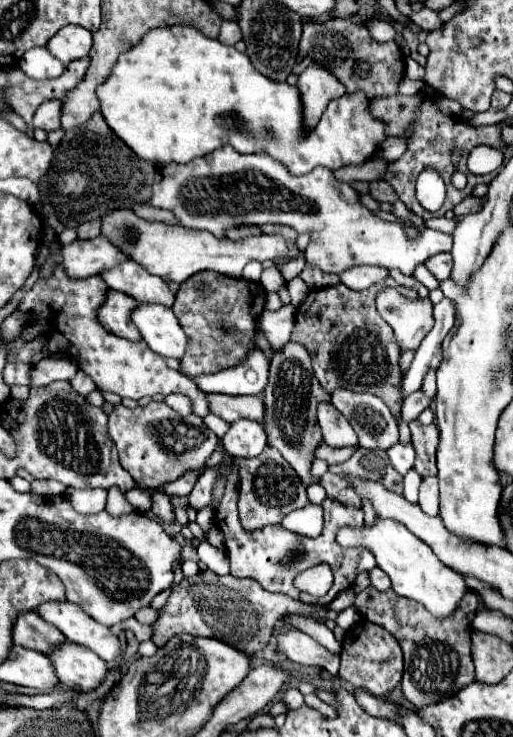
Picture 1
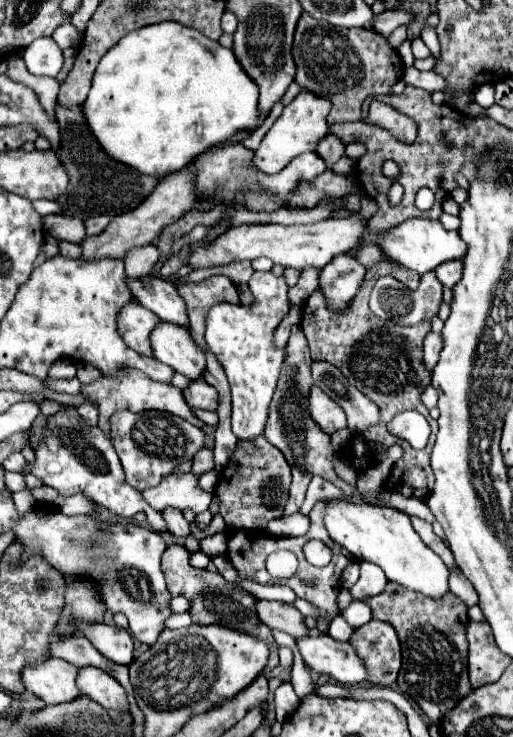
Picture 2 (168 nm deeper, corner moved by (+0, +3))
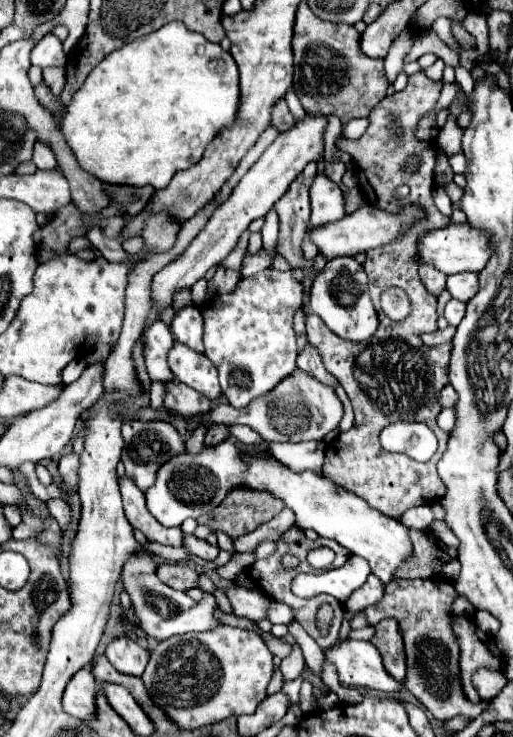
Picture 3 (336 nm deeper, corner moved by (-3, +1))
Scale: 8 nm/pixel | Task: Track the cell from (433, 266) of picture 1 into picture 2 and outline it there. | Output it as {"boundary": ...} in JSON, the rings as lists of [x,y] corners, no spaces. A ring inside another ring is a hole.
{"boundary":[[[448,260],[446,264],[440,264],[438,268],[434,268],[434,274],[438,276],[438,280],[452,288],[460,278],[462,278],[462,260]]]}

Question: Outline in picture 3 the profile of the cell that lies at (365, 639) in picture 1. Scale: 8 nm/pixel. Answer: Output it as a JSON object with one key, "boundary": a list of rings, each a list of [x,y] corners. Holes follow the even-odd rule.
{"boundary":[[[387,618],[381,620],[375,626],[375,636],[371,638],[371,642],[377,646],[377,650],[383,654],[383,662],[387,672],[403,682],[405,674],[407,674],[407,666],[405,666],[405,648],[403,648],[403,636],[399,630],[399,624],[395,618]]]}

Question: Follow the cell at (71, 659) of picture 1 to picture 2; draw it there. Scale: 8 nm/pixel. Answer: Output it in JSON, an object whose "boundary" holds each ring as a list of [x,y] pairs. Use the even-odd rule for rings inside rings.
{"boundary":[[[92,666],[78,668],[76,684],[82,696],[98,702],[100,706],[114,708],[114,710],[128,710],[124,688],[100,668],[92,668]]]}

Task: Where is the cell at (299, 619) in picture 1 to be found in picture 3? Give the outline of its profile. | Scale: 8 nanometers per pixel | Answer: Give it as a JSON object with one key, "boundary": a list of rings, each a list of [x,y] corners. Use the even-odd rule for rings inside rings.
{"boundary":[[[229,586],[225,590],[225,594],[231,602],[231,612],[235,616],[245,616],[245,618],[251,618],[255,622],[265,618],[267,602],[259,590],[247,590],[243,586]]]}

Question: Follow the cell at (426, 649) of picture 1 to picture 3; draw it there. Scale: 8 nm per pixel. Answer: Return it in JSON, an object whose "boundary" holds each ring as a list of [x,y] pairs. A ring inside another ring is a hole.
{"boundary":[[[393,580],[385,586],[381,602],[365,608],[365,616],[371,626],[377,618],[395,618],[399,622],[405,652],[407,652],[407,678],[405,688],[437,718],[451,720],[459,714],[477,718],[485,710],[485,702],[473,704],[461,692],[459,680],[459,648],[457,638],[451,630],[449,606],[457,598],[457,592],[449,582],[427,582],[427,580]]]}

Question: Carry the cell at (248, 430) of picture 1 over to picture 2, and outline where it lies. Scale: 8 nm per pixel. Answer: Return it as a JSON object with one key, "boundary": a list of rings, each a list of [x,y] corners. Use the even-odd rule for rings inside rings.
{"boundary":[[[254,272],[250,292],[256,298],[252,308],[222,302],[212,306],[206,318],[206,344],[226,370],[232,390],[232,432],[242,442],[256,440],[266,426],[268,404],[284,360],[284,348],[274,348],[272,332],[290,310],[288,286],[284,278],[276,278],[272,272]]]}

